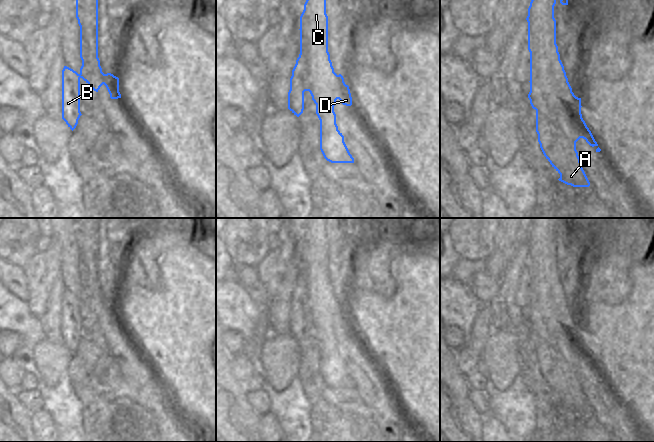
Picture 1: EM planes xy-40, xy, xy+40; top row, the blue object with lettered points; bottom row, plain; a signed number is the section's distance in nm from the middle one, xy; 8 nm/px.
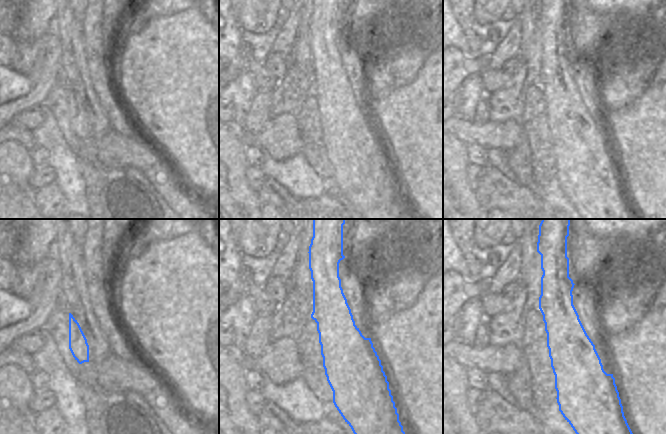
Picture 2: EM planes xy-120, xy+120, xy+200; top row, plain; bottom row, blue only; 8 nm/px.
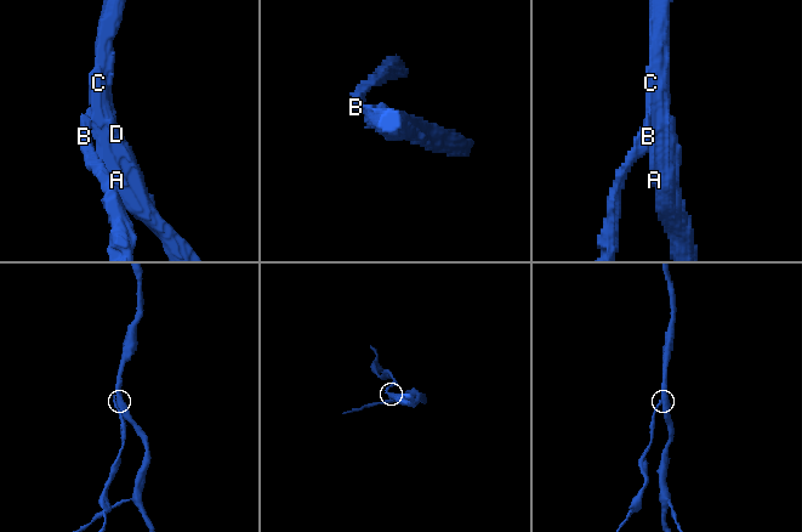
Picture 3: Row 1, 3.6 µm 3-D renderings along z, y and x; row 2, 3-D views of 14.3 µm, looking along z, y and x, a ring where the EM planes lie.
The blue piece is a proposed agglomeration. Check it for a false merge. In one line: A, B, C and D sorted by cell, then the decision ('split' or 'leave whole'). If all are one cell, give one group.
groups A C D / B; split

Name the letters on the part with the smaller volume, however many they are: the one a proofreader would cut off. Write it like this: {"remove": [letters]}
{"remove": ["B"]}

